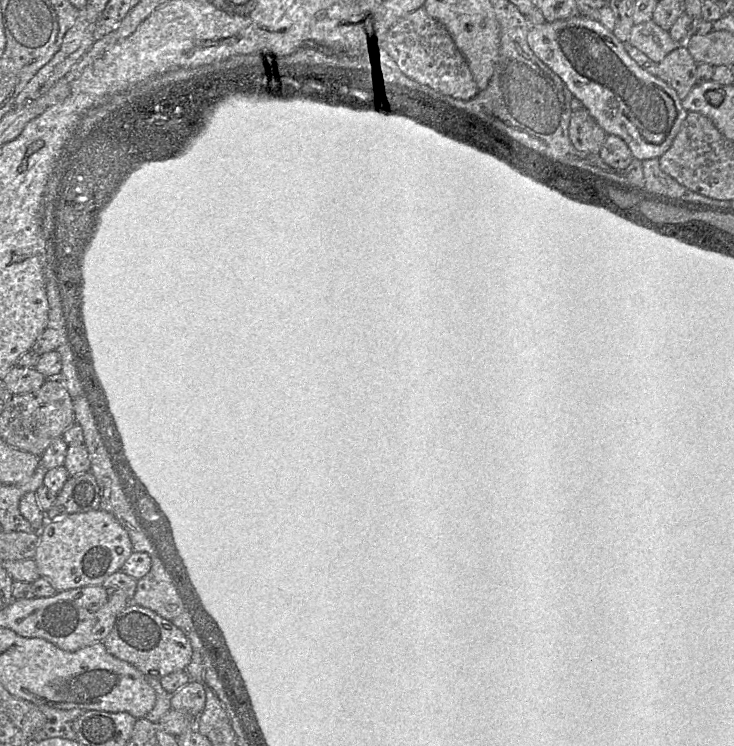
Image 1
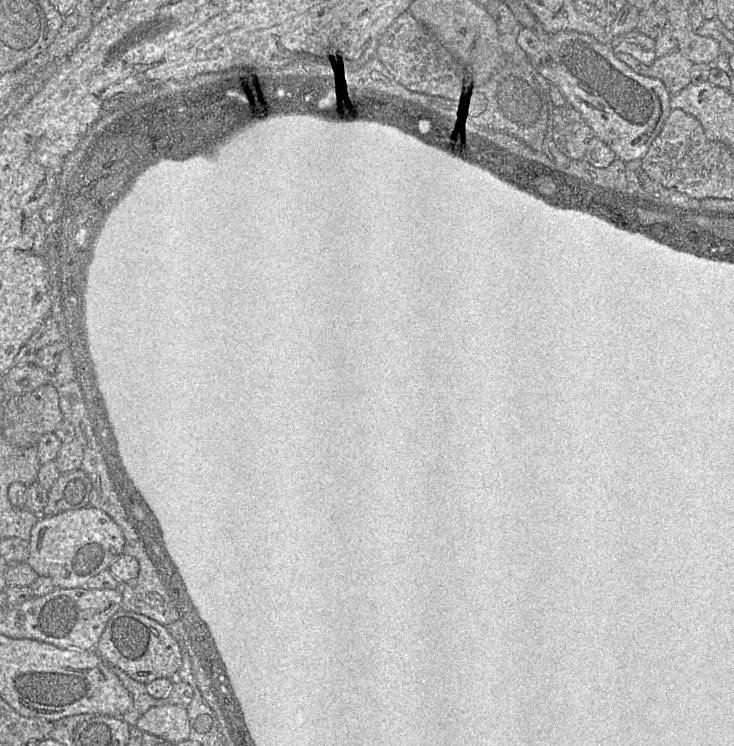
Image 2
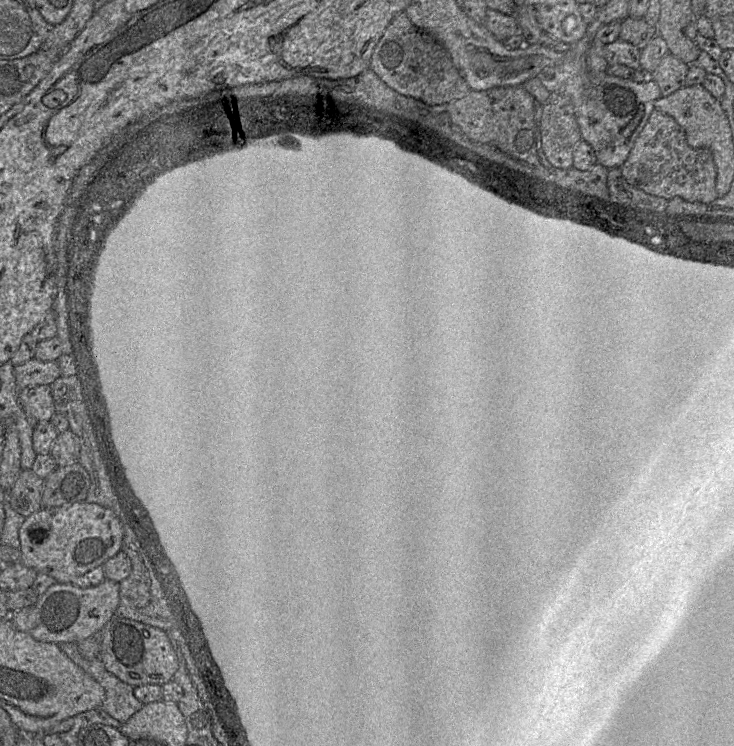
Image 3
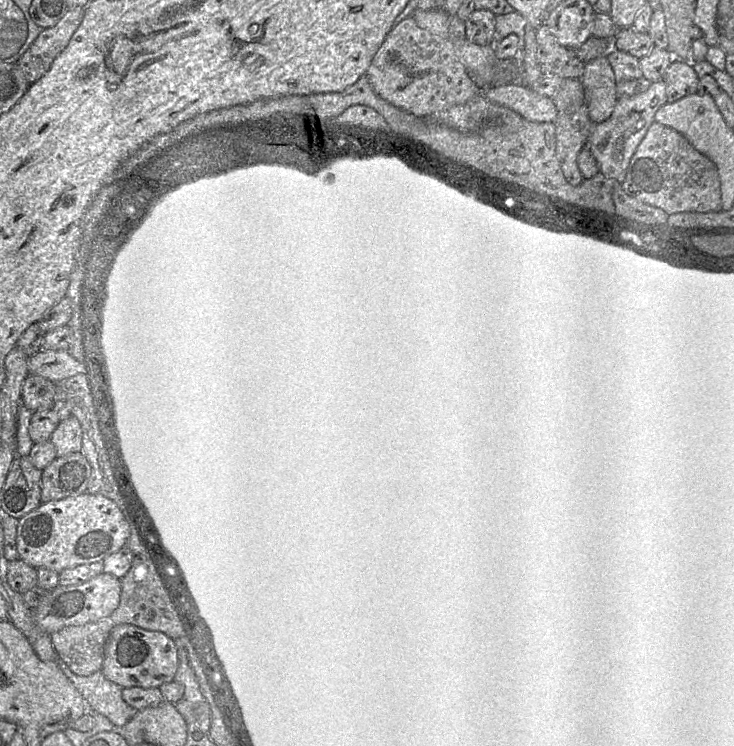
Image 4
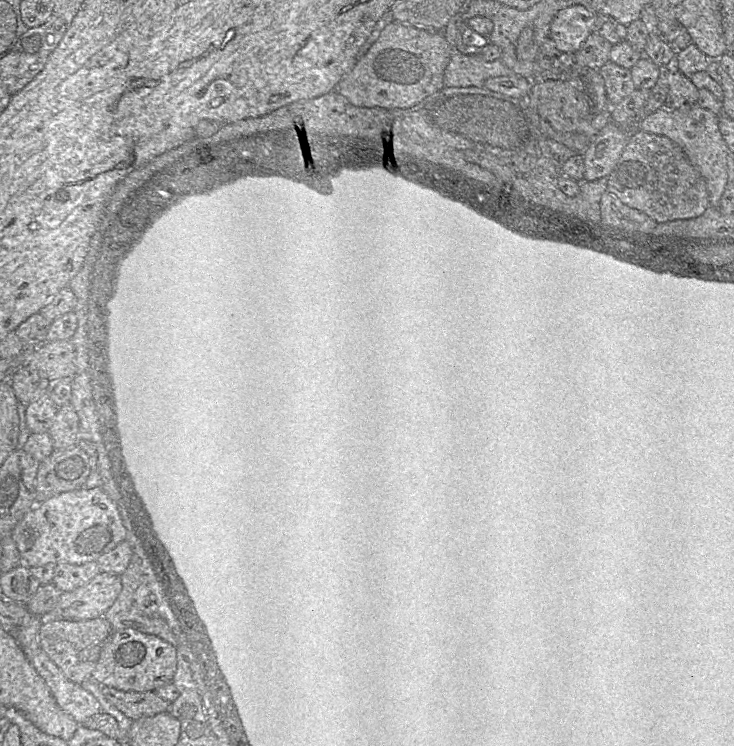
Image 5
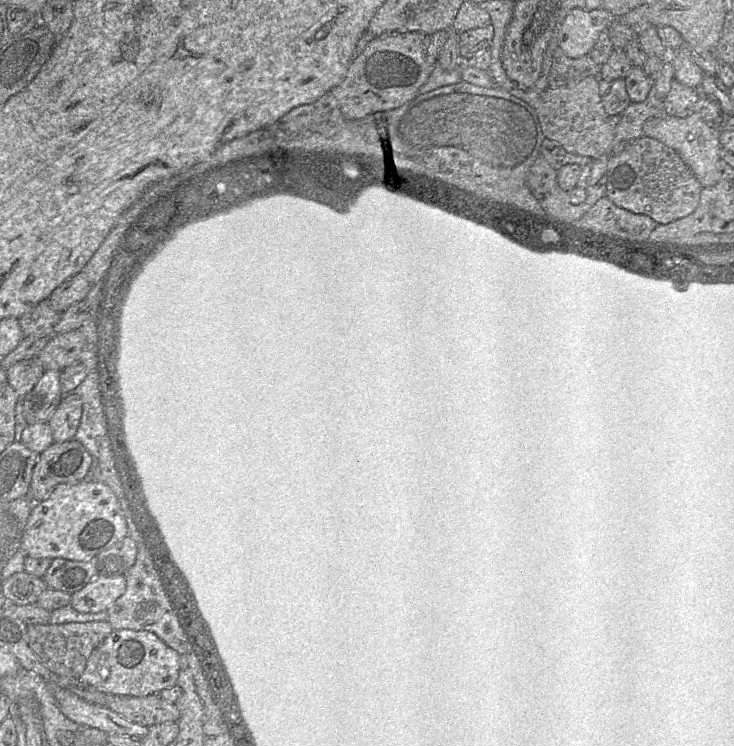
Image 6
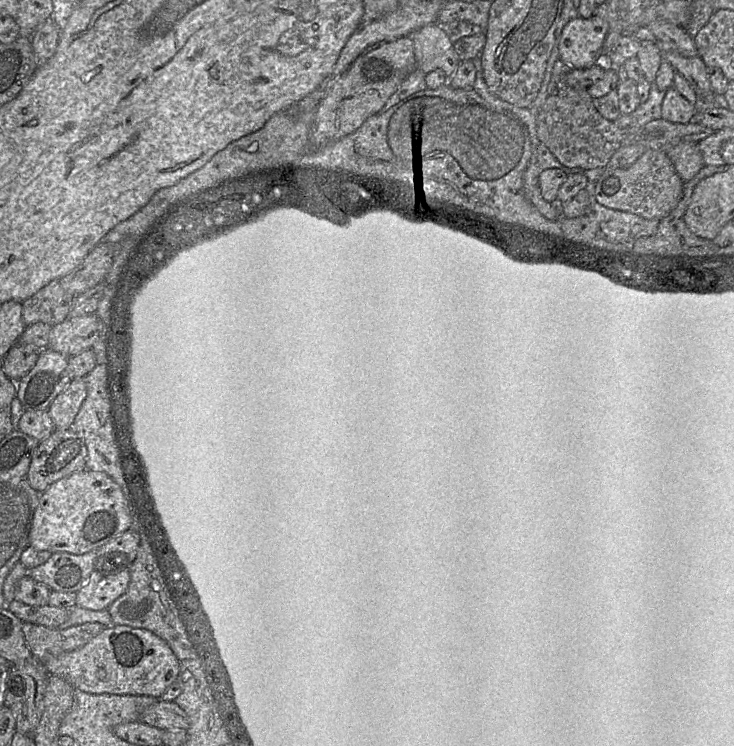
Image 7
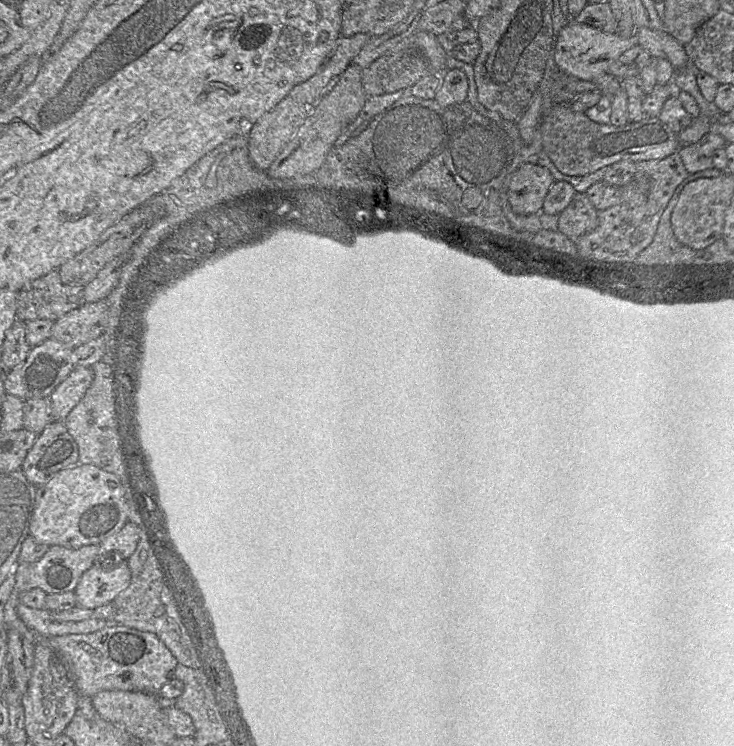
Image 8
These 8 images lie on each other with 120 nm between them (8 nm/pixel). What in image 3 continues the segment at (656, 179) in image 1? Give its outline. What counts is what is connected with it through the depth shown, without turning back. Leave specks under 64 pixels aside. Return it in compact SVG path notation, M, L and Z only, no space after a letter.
M621 168L608 170L608 189L611 200L639 208L667 212L669 199L656 196L637 188L622 175Z

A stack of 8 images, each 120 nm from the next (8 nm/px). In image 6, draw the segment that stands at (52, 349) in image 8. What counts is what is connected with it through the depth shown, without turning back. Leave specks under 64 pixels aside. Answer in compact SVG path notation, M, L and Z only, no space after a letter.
M45 370L33 389L22 398L23 416L27 424L48 422L63 396L60 371Z

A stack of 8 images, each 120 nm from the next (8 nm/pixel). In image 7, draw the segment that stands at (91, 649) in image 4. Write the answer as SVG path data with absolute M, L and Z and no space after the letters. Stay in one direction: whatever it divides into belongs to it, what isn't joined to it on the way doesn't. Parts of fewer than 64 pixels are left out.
M26 622L22 626L27 646L38 660L44 656L54 656L77 650L105 628L100 623L85 623L63 630Z

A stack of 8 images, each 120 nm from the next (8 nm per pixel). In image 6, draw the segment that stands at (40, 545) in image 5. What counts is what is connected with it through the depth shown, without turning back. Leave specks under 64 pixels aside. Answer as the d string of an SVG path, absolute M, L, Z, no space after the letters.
M101 482L59 484L47 499L34 502L20 550L32 558L88 561L126 537L127 524L112 490Z

